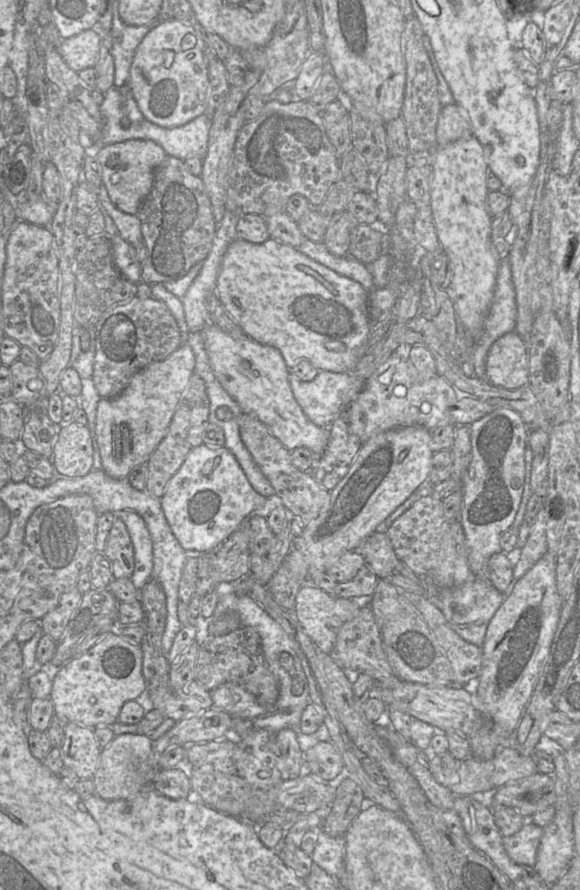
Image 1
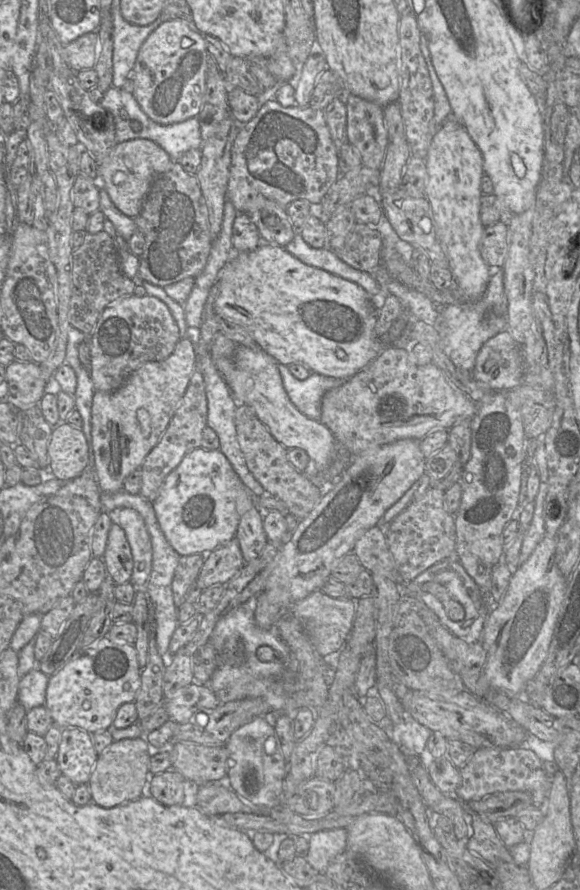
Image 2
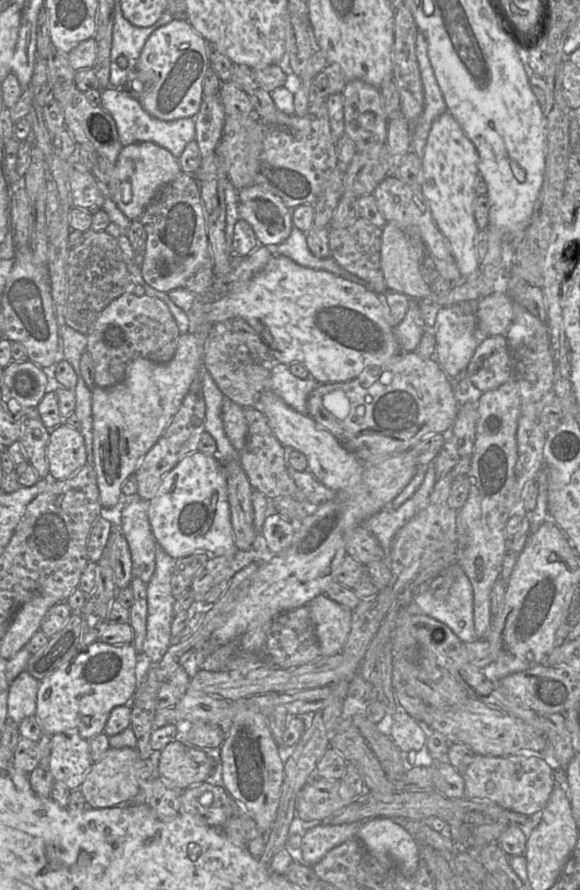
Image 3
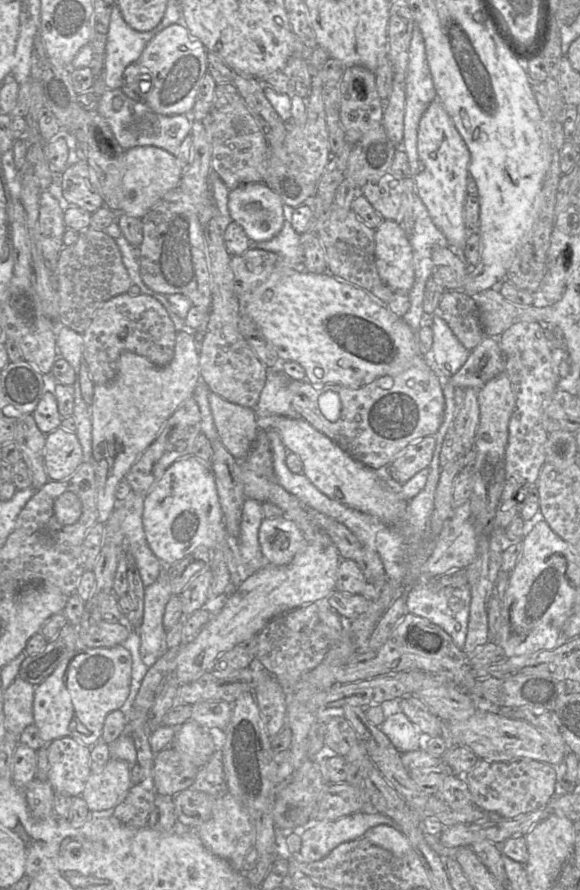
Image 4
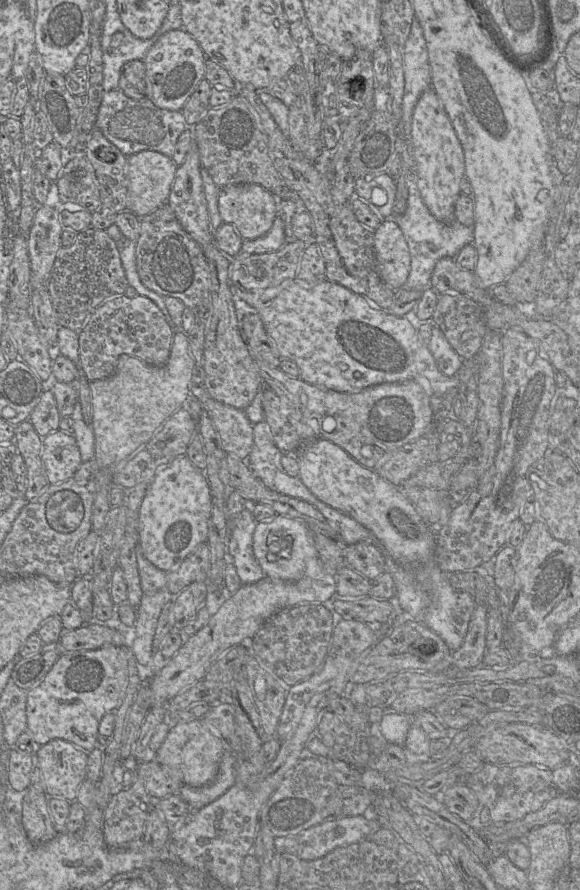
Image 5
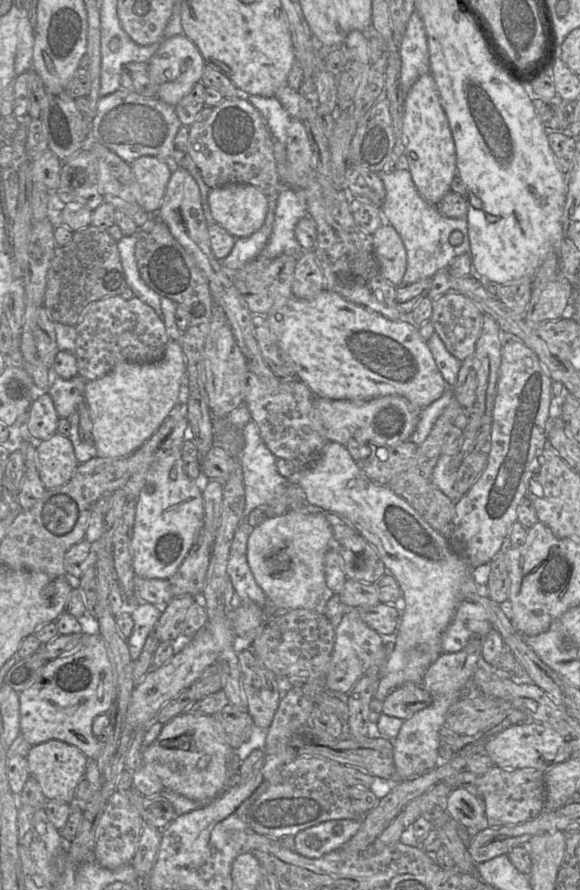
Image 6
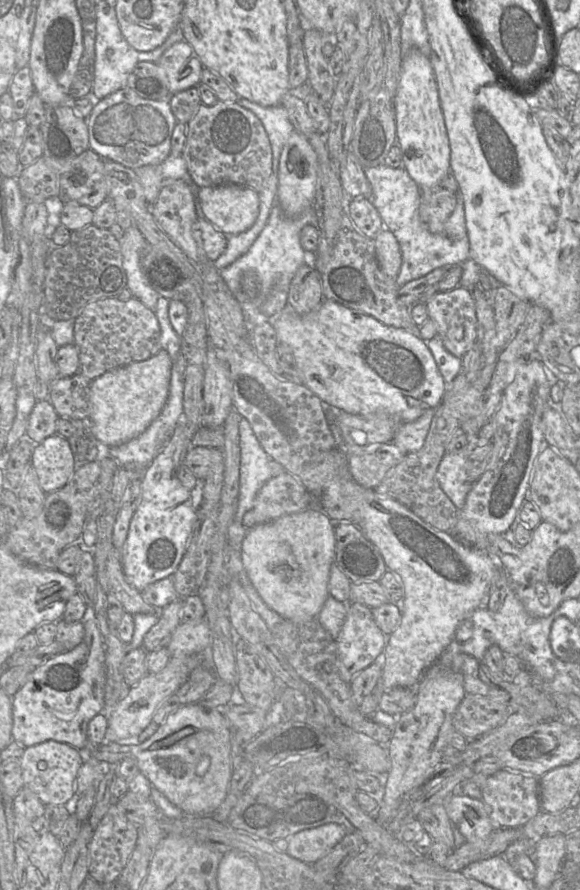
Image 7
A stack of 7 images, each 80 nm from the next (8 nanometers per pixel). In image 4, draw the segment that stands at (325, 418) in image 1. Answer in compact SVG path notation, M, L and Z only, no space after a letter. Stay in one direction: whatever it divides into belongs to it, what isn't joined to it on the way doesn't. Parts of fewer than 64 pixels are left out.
M280 367L267 368L267 378L254 406L257 418L271 415L298 417L290 401L288 384L291 379Z

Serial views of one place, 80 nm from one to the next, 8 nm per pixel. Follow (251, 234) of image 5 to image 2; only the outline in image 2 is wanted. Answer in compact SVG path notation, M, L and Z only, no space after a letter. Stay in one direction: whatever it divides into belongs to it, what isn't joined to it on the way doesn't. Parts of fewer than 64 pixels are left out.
M257 196L250 202L250 209L246 213L257 226L264 243L285 247L290 243L296 232L286 208L263 196Z

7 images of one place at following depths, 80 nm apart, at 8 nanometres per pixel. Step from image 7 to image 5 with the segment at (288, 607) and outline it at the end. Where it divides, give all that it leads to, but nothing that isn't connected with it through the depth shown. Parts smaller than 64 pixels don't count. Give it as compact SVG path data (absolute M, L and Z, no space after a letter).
M283 515L260 521L254 529L252 545L265 577L293 581L302 576L321 577L325 571L317 555L313 533L304 521Z

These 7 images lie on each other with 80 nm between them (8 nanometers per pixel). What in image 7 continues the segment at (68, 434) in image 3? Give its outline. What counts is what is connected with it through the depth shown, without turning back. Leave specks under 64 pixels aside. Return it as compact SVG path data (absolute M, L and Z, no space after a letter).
M60 434L46 437L34 447L31 465L45 493L63 487L74 472L74 456L68 439Z

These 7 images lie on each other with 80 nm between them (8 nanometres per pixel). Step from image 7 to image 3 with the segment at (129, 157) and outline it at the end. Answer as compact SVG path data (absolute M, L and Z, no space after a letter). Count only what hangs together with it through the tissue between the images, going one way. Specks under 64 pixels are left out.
M124 88L103 89L101 107L113 117L122 147L137 142L153 142L167 149L175 158L179 159L186 145L195 140L194 118L180 118L173 121L155 118L143 108L139 100L132 97Z

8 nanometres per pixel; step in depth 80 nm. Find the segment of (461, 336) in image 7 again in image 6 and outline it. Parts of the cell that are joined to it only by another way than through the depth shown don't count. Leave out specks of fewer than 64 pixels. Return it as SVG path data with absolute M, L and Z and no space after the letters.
M449 292L433 300L430 321L446 349L462 362L475 354L483 316L470 298Z

